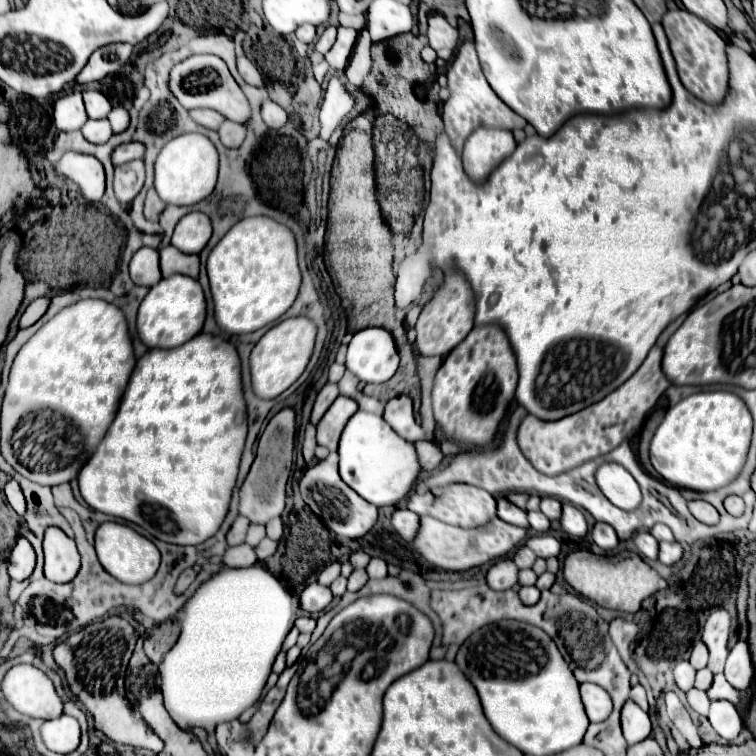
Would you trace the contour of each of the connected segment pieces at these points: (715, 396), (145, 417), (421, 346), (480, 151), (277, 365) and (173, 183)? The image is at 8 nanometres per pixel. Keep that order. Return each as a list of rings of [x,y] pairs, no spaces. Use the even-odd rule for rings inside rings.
[[[726,390],[696,392],[666,412],[650,442],[650,462],[670,486],[696,492],[718,490],[740,474],[750,436],[752,416],[744,400]]]
[[[200,332],[178,348],[148,350],[130,374],[112,426],[78,474],[80,494],[90,508],[134,522],[162,542],[202,544],[226,518],[246,430],[240,358],[230,342]]]
[[[446,272],[450,276],[446,282],[446,288],[438,290],[436,296],[422,308],[418,324],[416,324],[416,344],[420,354],[424,356],[446,356],[452,348],[456,348],[468,332],[474,328],[474,294],[464,280],[462,274],[458,272]]]
[[[476,128],[464,142],[464,170],[474,182],[484,182],[488,174],[514,152],[516,142],[510,130]]]
[[[298,316],[298,318],[286,318],[280,324],[272,326],[252,348],[250,354],[250,376],[252,376],[252,390],[258,398],[270,400],[282,394],[286,388],[290,388],[300,374],[304,372],[316,338],[316,326],[312,320]]]
[[[182,134],[172,138],[158,154],[154,164],[154,188],[166,204],[192,206],[206,196],[216,186],[218,176],[218,152],[214,144],[204,134]]]

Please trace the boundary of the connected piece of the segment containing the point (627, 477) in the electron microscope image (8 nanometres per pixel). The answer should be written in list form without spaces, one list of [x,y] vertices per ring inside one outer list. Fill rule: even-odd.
[[[606,462],[596,470],[596,484],[602,494],[622,510],[634,510],[642,502],[636,480],[616,462]]]

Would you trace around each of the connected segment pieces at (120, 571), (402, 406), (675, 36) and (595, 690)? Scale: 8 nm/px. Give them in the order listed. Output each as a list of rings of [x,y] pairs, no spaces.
[[[104,522],[96,530],[94,546],[96,546],[96,554],[98,554],[98,560],[104,566],[104,570],[124,584],[142,584],[148,578],[152,578],[160,566],[158,548],[148,538],[140,536],[136,530],[132,530],[124,524],[118,524],[118,522]]]
[[[396,396],[386,404],[384,420],[394,428],[398,436],[402,436],[408,442],[424,440],[424,430],[416,424],[414,412],[412,412],[412,400],[408,396]]]
[[[688,10],[666,12],[662,18],[662,26],[666,30],[670,50],[676,60],[678,76],[684,88],[710,106],[722,104],[728,94],[728,54],[726,40],[722,38],[722,34],[716,32],[698,16],[690,14]]]
[[[586,682],[586,684],[580,684],[580,694],[590,722],[602,722],[610,716],[612,700],[604,688]]]

